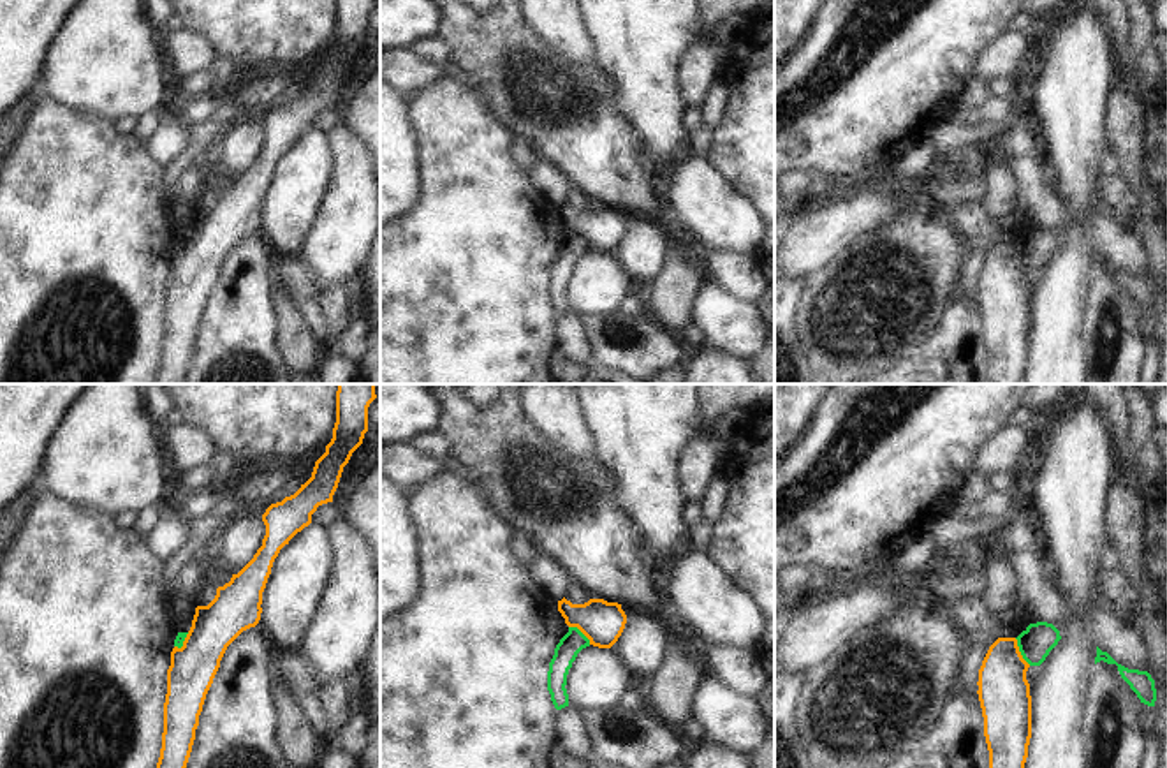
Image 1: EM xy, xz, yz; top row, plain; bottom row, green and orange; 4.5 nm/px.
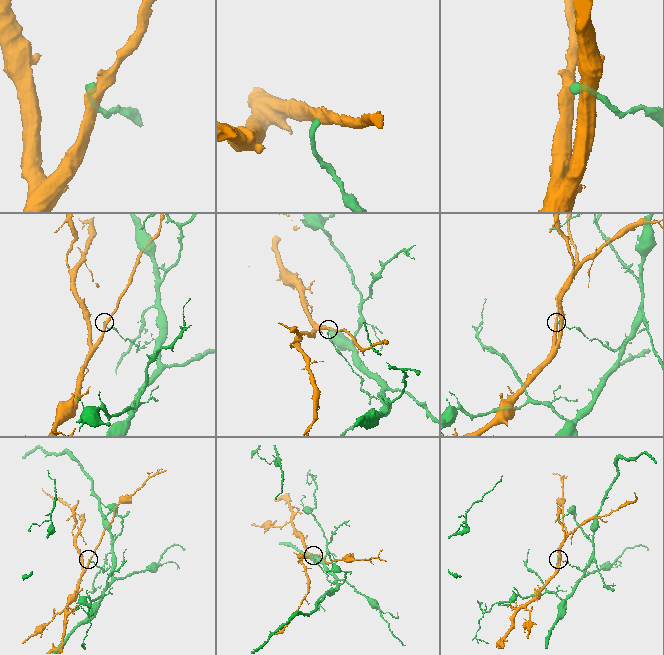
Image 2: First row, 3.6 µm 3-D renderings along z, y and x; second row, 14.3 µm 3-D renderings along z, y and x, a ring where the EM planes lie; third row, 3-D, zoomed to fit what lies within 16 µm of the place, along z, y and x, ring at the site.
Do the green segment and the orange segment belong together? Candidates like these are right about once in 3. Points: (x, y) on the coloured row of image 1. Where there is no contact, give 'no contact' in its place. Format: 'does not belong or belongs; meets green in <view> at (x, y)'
does not belong; meets green in yz at (1020, 650)

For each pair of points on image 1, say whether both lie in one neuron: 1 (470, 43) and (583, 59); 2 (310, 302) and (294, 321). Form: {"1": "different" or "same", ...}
{"1": "different", "2": "different"}

